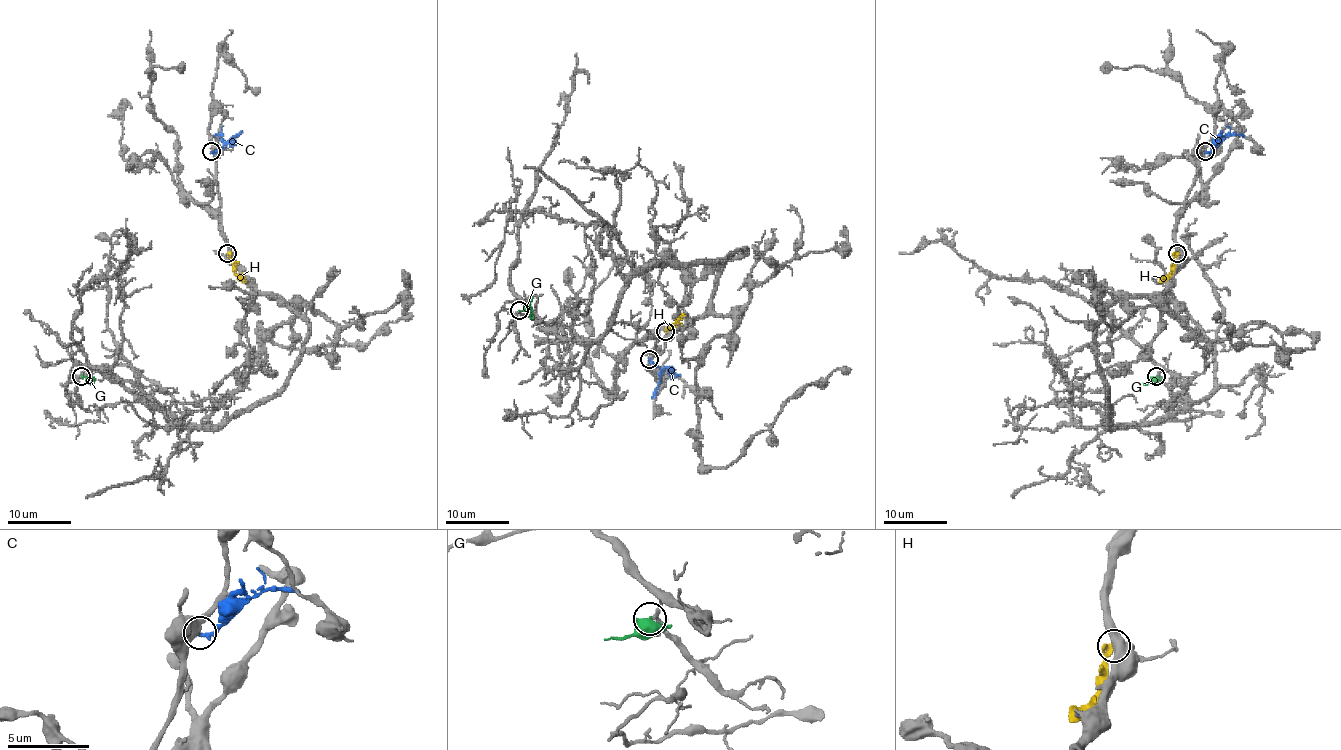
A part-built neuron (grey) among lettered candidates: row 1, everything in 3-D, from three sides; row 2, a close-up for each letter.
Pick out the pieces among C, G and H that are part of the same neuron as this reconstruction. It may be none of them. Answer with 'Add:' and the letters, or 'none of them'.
Add: none of them

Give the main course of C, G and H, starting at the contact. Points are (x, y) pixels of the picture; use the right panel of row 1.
C: (1204, 151), (1211, 151), (1222, 140), (1239, 134), (1244, 137)
G: (1156, 377), (1148, 383), (1139, 385)
H: (1177, 254), (1172, 271), (1159, 282)

